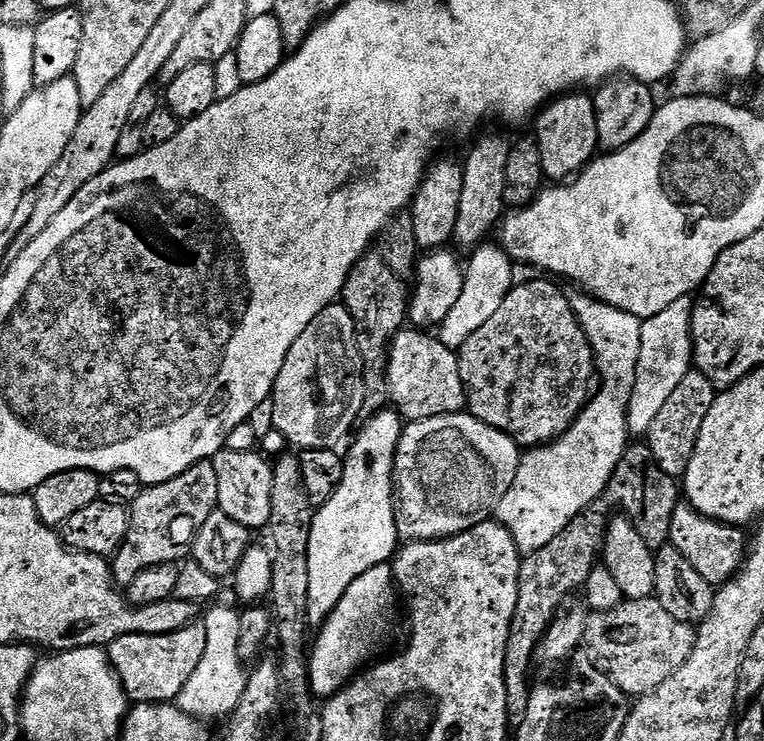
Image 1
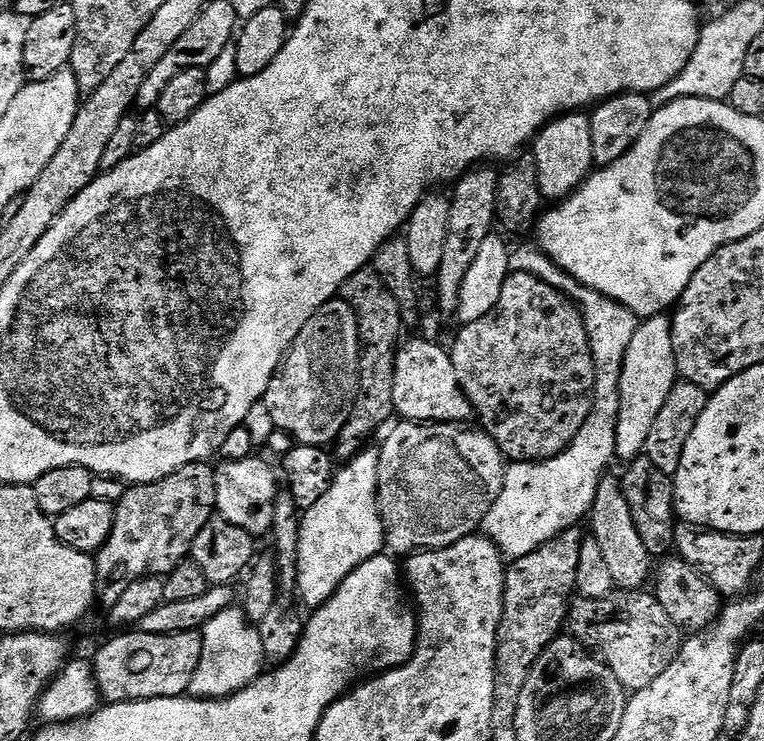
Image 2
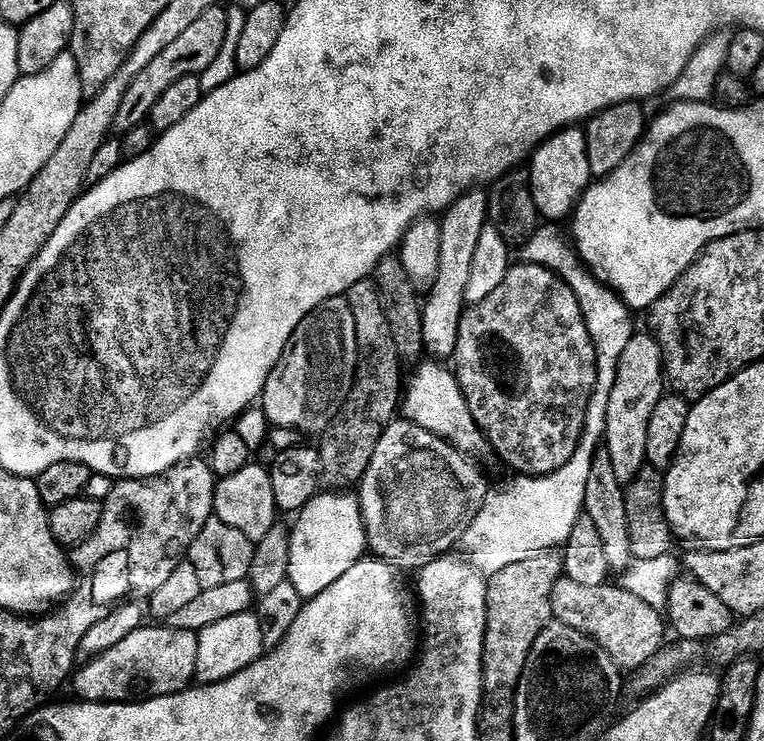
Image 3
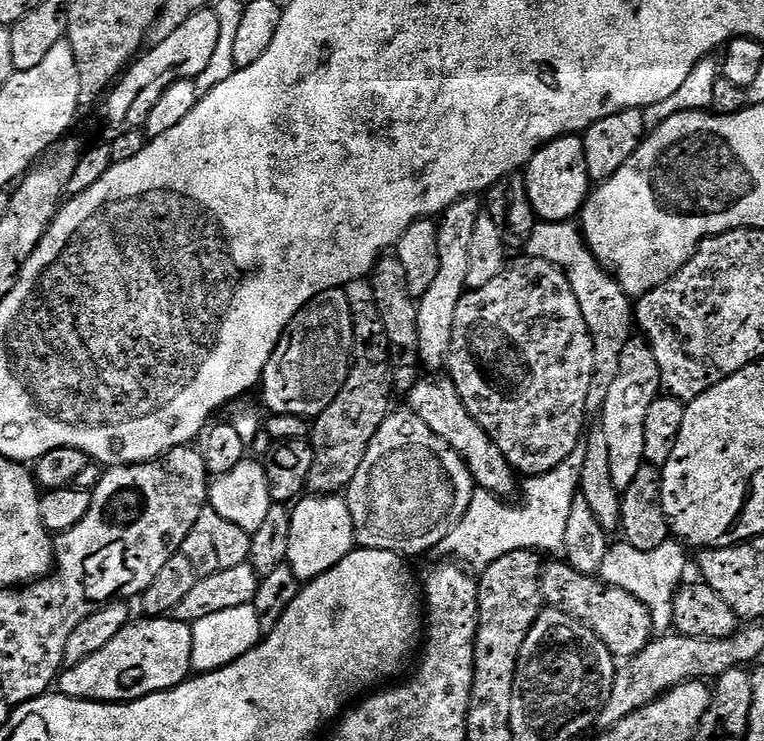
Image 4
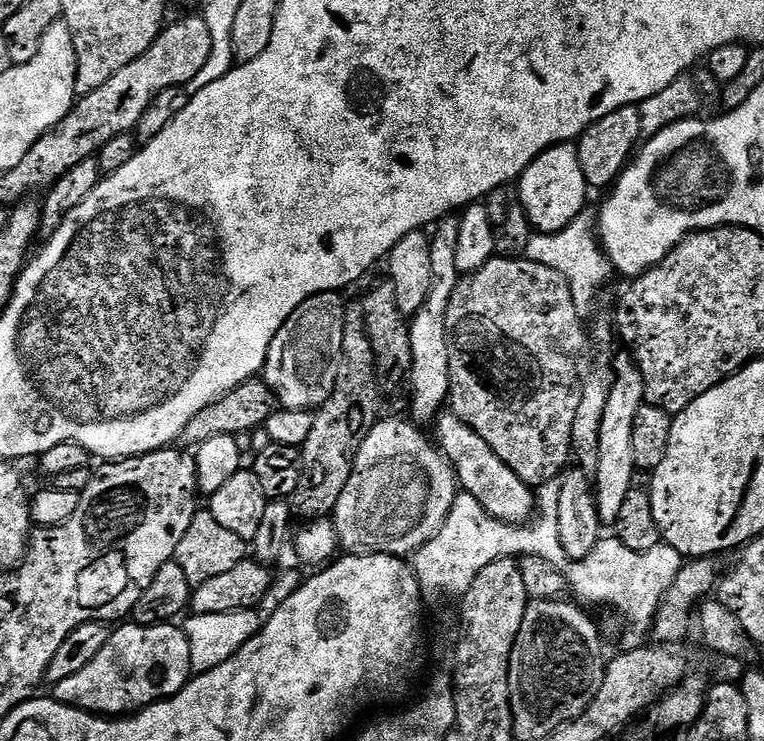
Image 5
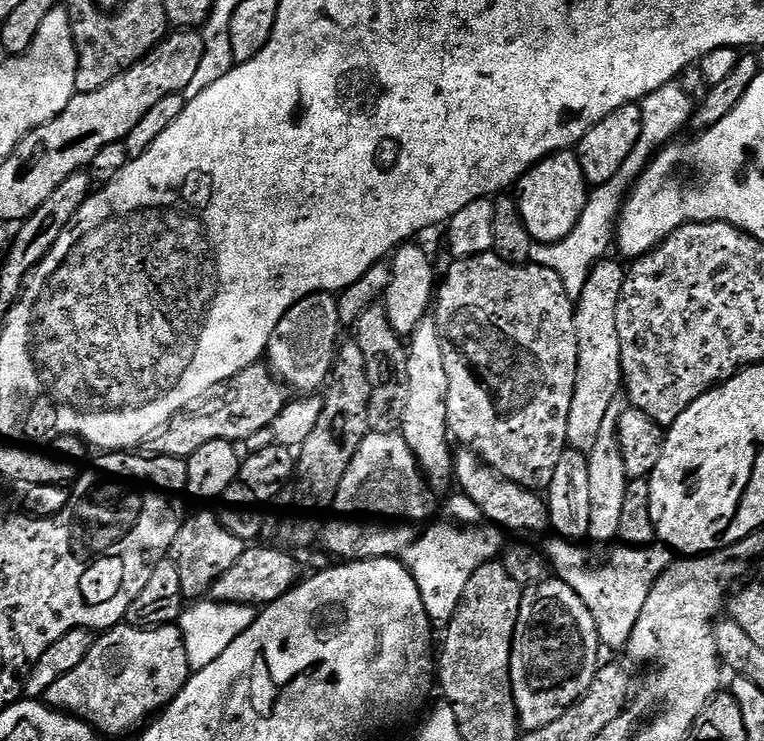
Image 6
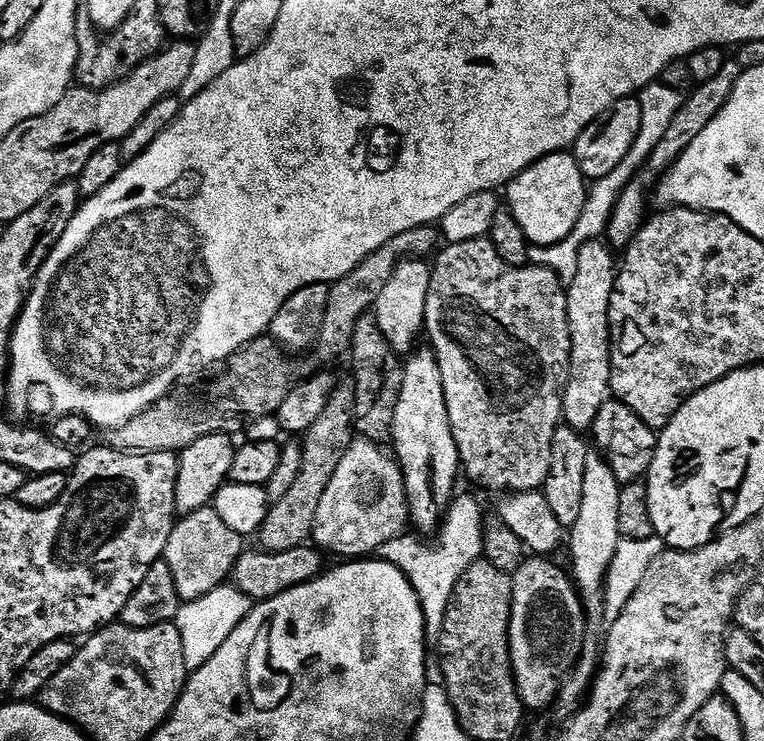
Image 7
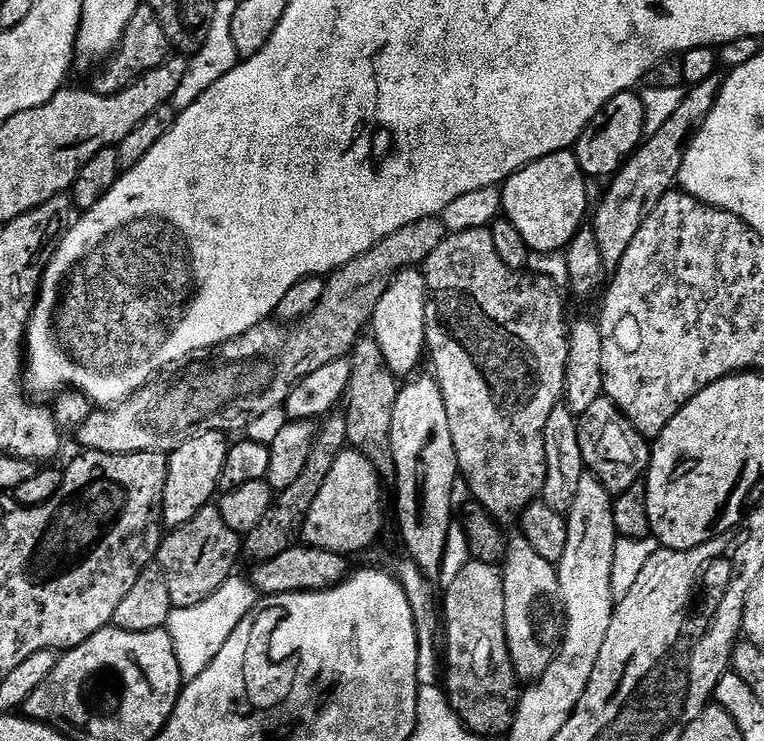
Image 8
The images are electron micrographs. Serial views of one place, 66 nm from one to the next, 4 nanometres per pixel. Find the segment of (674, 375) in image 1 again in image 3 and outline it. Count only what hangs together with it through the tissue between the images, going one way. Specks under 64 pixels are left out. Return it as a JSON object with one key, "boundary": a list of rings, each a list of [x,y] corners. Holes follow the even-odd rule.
{"boundary":[[[637,331],[630,338],[626,350],[618,362],[618,378],[614,378],[614,390],[606,410],[606,430],[603,443],[606,454],[617,474],[618,482],[627,486],[643,470],[648,455],[646,454],[646,437],[650,430],[650,418],[654,406],[666,394],[666,373],[664,355],[655,335]],[[608,444],[608,448],[607,448]]]}

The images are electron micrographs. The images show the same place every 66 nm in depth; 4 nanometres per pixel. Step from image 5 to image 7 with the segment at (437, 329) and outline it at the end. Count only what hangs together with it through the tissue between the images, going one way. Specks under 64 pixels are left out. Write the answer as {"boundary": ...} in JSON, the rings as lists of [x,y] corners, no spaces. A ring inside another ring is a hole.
{"boundary":[[[431,347],[422,348],[413,351],[407,357],[408,364],[406,360],[403,365],[404,377],[402,390],[398,394],[398,406],[394,406],[391,443],[396,444],[394,455],[404,475],[411,527],[416,527],[417,533],[435,533],[454,499],[454,493],[457,491],[456,475],[461,475],[462,465],[446,410],[442,370]]]}

